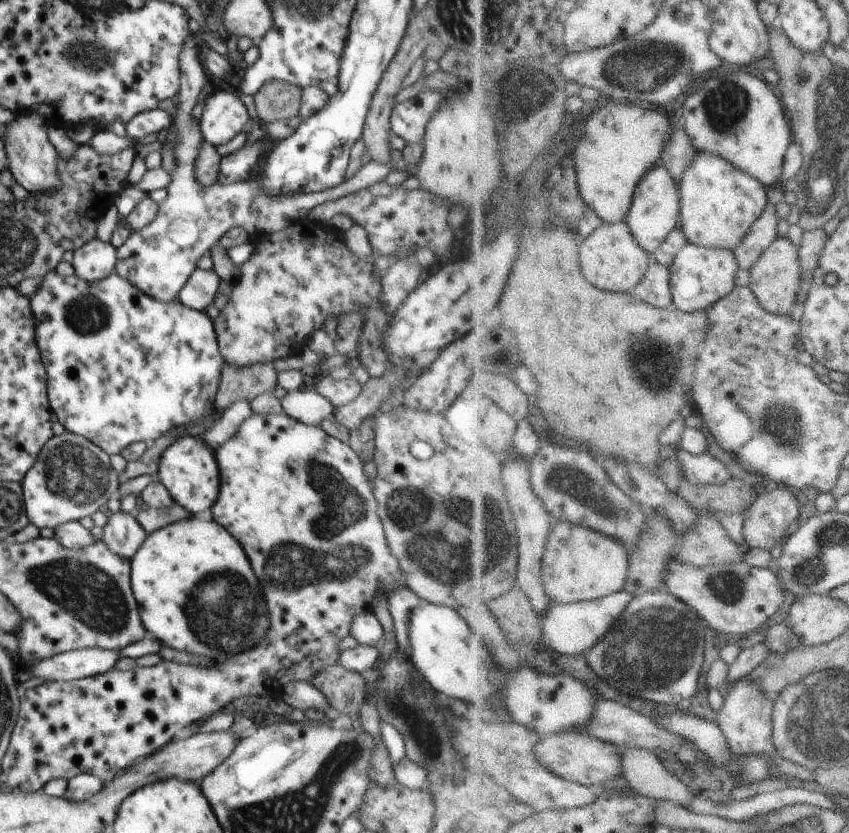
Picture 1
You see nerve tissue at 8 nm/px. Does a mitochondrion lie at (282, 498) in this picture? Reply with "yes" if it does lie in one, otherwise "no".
no

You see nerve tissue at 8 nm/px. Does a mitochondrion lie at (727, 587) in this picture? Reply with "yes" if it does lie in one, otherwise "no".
yes

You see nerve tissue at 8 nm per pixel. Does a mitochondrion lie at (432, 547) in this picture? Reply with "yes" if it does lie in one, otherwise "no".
yes

